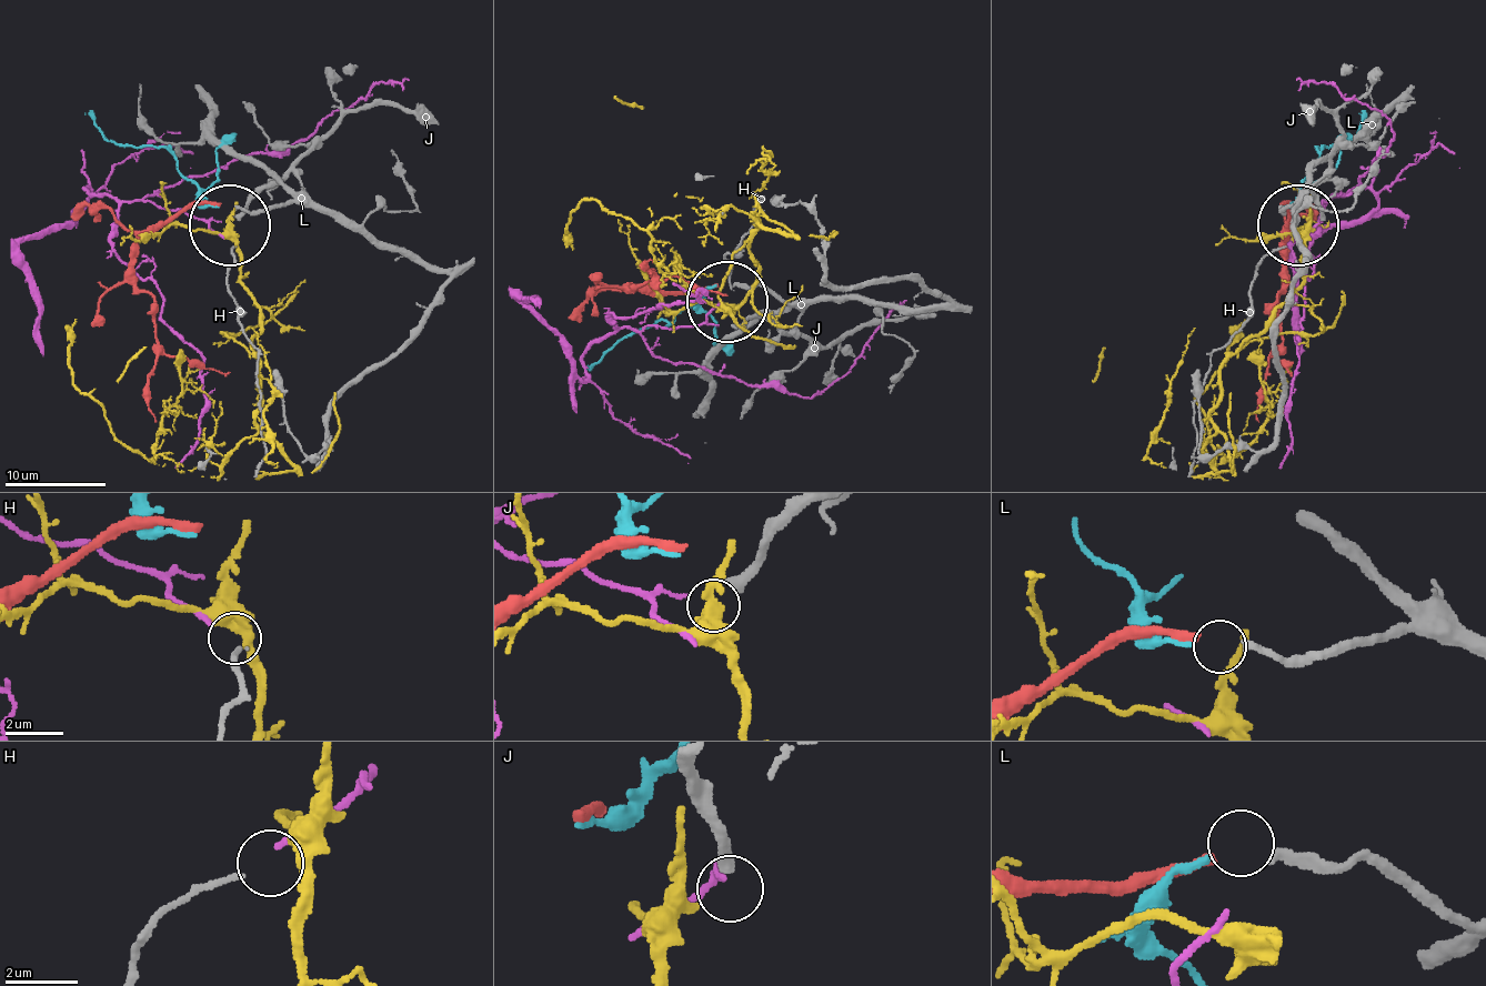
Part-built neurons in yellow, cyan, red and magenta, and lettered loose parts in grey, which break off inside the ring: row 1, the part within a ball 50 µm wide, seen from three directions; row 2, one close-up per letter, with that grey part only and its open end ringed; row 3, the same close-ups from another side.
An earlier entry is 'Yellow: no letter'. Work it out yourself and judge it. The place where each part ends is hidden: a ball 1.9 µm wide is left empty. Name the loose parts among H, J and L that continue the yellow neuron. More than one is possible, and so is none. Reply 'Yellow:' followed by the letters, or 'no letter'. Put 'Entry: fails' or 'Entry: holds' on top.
Entry: holds
Yellow: no letter

